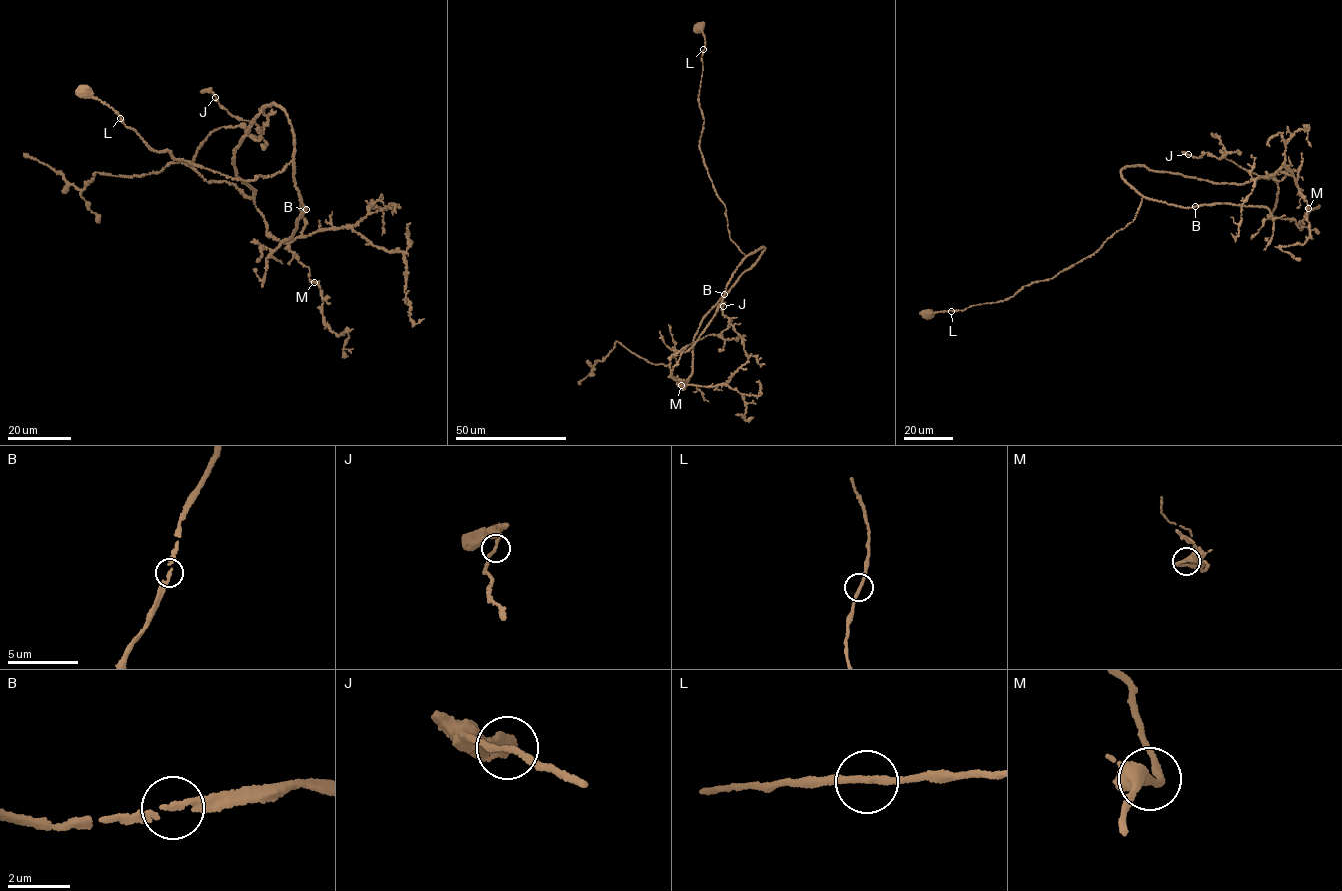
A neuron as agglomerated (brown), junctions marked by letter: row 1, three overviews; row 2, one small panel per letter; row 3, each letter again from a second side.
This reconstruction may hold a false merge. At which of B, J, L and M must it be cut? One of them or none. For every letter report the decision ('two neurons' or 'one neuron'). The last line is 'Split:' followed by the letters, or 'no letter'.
B: one neuron
J: one neuron
L: one neuron
M: one neuron
Split: no letter

